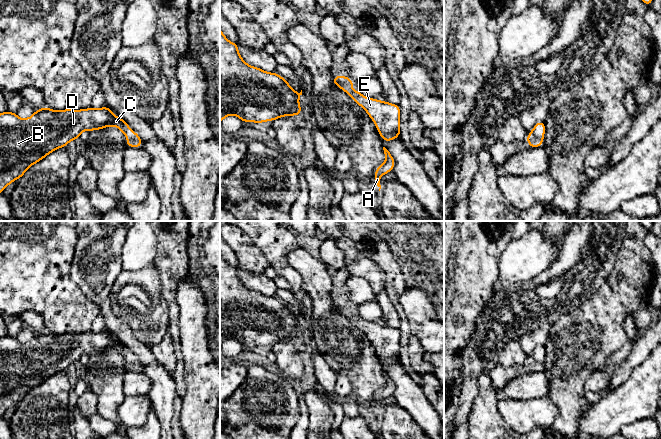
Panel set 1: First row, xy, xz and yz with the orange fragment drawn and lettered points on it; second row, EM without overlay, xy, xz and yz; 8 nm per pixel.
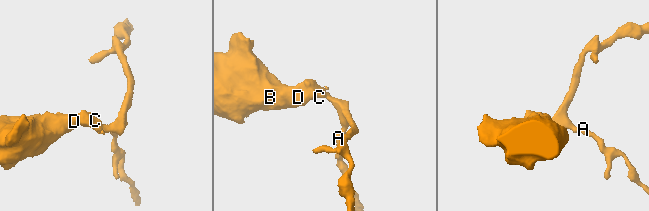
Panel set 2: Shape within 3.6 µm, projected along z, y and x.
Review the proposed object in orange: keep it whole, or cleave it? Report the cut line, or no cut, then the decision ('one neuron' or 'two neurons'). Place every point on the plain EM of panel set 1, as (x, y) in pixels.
cut none; one neuron

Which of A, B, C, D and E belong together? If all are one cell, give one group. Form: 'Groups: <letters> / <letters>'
Groups: A B C D E

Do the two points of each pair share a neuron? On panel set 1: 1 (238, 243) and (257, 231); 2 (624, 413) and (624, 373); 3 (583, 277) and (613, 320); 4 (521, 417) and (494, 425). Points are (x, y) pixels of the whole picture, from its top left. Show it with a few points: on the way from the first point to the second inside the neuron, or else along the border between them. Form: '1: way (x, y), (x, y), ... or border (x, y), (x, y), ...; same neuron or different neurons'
1: border (243, 231), (263, 254); different neurons
2: border (640, 364), (611, 392); different neurons
3: border (609, 274), (607, 279), (576, 307); different neurons
4: border (498, 399), (498, 413), (506, 428); different neurons

